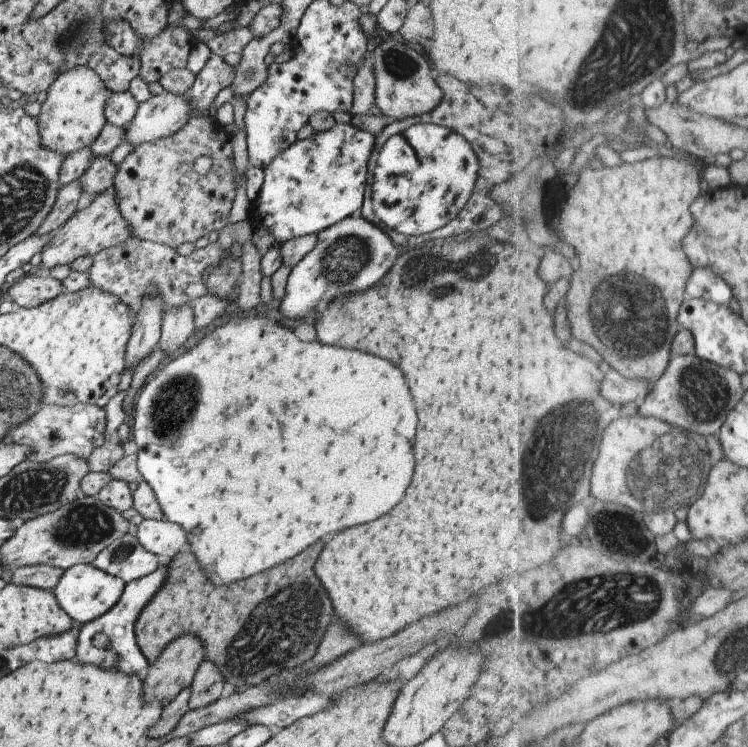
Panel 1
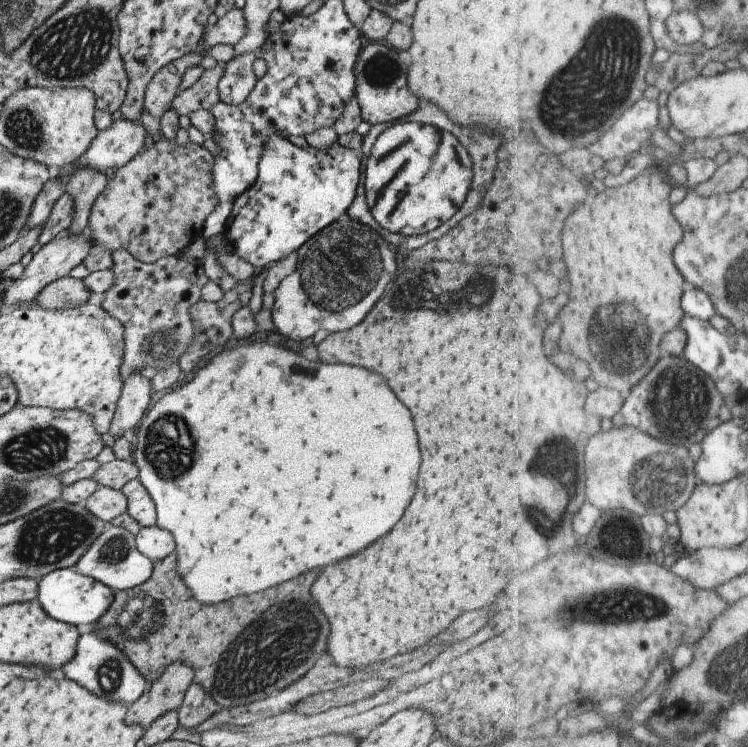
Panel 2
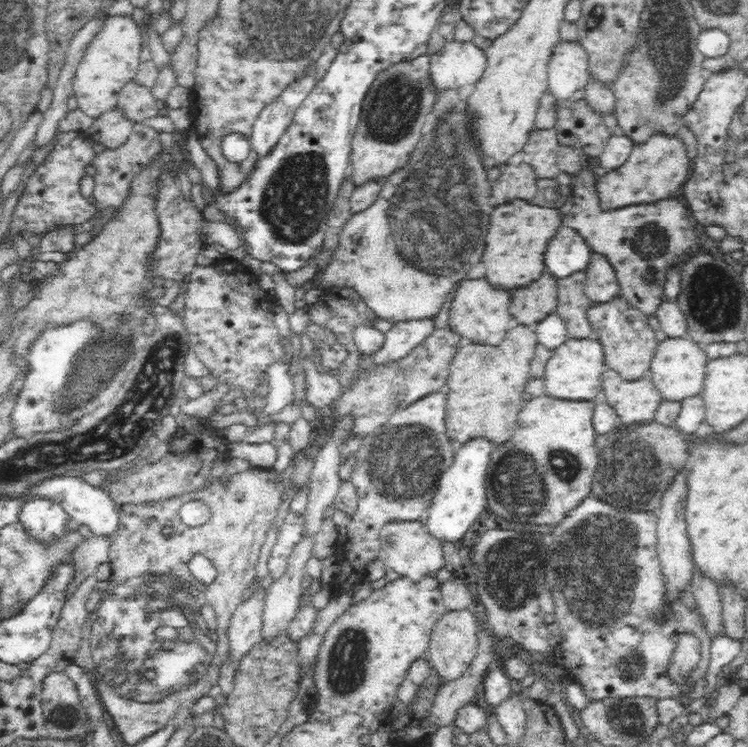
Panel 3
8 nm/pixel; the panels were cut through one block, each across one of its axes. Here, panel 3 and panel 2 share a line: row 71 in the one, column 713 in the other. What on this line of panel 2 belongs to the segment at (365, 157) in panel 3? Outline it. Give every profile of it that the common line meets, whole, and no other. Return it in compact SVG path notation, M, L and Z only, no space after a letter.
M664 353L661 362L657 362L657 366L641 380L639 386L633 388L631 396L625 400L625 406L622 406L619 414L612 418L613 426L617 426L617 428L635 426L655 438L671 440L671 442L681 445L701 443L712 430L731 419L731 409L725 407L723 394L719 392L717 384L713 382L713 378L709 374L693 365L686 357L676 357Z

